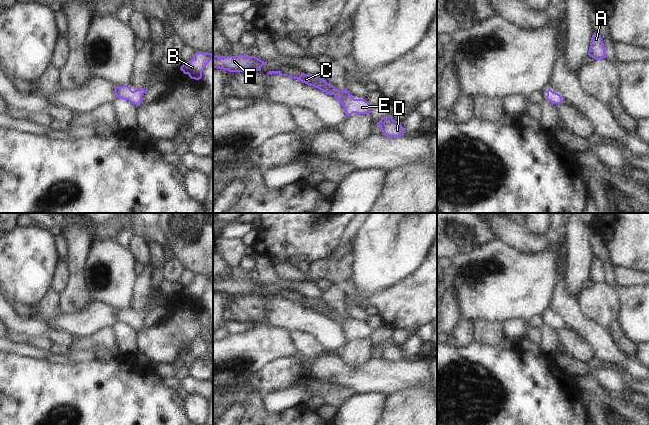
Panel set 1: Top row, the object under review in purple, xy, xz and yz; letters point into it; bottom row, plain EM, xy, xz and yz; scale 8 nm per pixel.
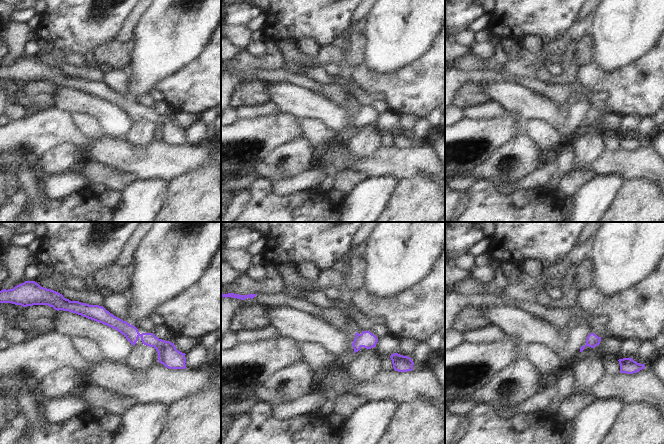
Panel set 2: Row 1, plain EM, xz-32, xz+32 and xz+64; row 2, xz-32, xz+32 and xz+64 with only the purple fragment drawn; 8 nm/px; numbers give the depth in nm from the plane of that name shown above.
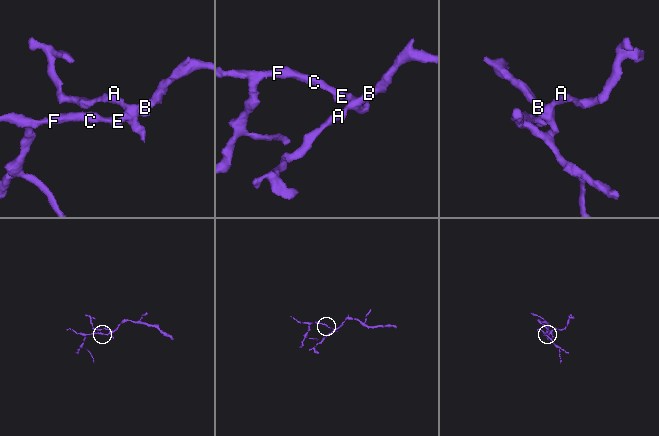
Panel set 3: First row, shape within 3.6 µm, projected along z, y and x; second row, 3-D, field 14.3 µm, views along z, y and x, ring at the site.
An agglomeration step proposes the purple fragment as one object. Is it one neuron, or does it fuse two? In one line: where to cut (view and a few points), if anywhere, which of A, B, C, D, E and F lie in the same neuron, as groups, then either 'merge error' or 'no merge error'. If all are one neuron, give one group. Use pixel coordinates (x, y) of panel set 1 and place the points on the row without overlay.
no cut | A B C D E F | no merge error

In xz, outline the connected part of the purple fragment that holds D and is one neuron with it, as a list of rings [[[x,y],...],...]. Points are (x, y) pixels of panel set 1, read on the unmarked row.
[[[391,340],[382,342],[377,348],[382,354],[382,359],[387,361],[397,362],[405,357],[401,347],[393,344]]]

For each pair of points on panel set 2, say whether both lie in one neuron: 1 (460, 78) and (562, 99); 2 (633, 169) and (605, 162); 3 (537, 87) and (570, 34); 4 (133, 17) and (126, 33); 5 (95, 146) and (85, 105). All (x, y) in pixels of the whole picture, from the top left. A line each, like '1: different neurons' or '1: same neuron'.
1: same neuron
2: same neuron
3: different neurons
4: same neuron
5: different neurons

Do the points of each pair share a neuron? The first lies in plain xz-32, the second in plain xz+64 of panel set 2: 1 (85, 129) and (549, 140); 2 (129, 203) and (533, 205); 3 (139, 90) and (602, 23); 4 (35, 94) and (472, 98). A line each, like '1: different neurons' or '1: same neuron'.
1: same neuron
2: different neurons
3: same neuron
4: same neuron

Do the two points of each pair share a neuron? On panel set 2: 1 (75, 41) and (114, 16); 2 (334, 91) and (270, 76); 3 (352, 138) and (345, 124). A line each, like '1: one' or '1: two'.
1: one
2: one
3: two

